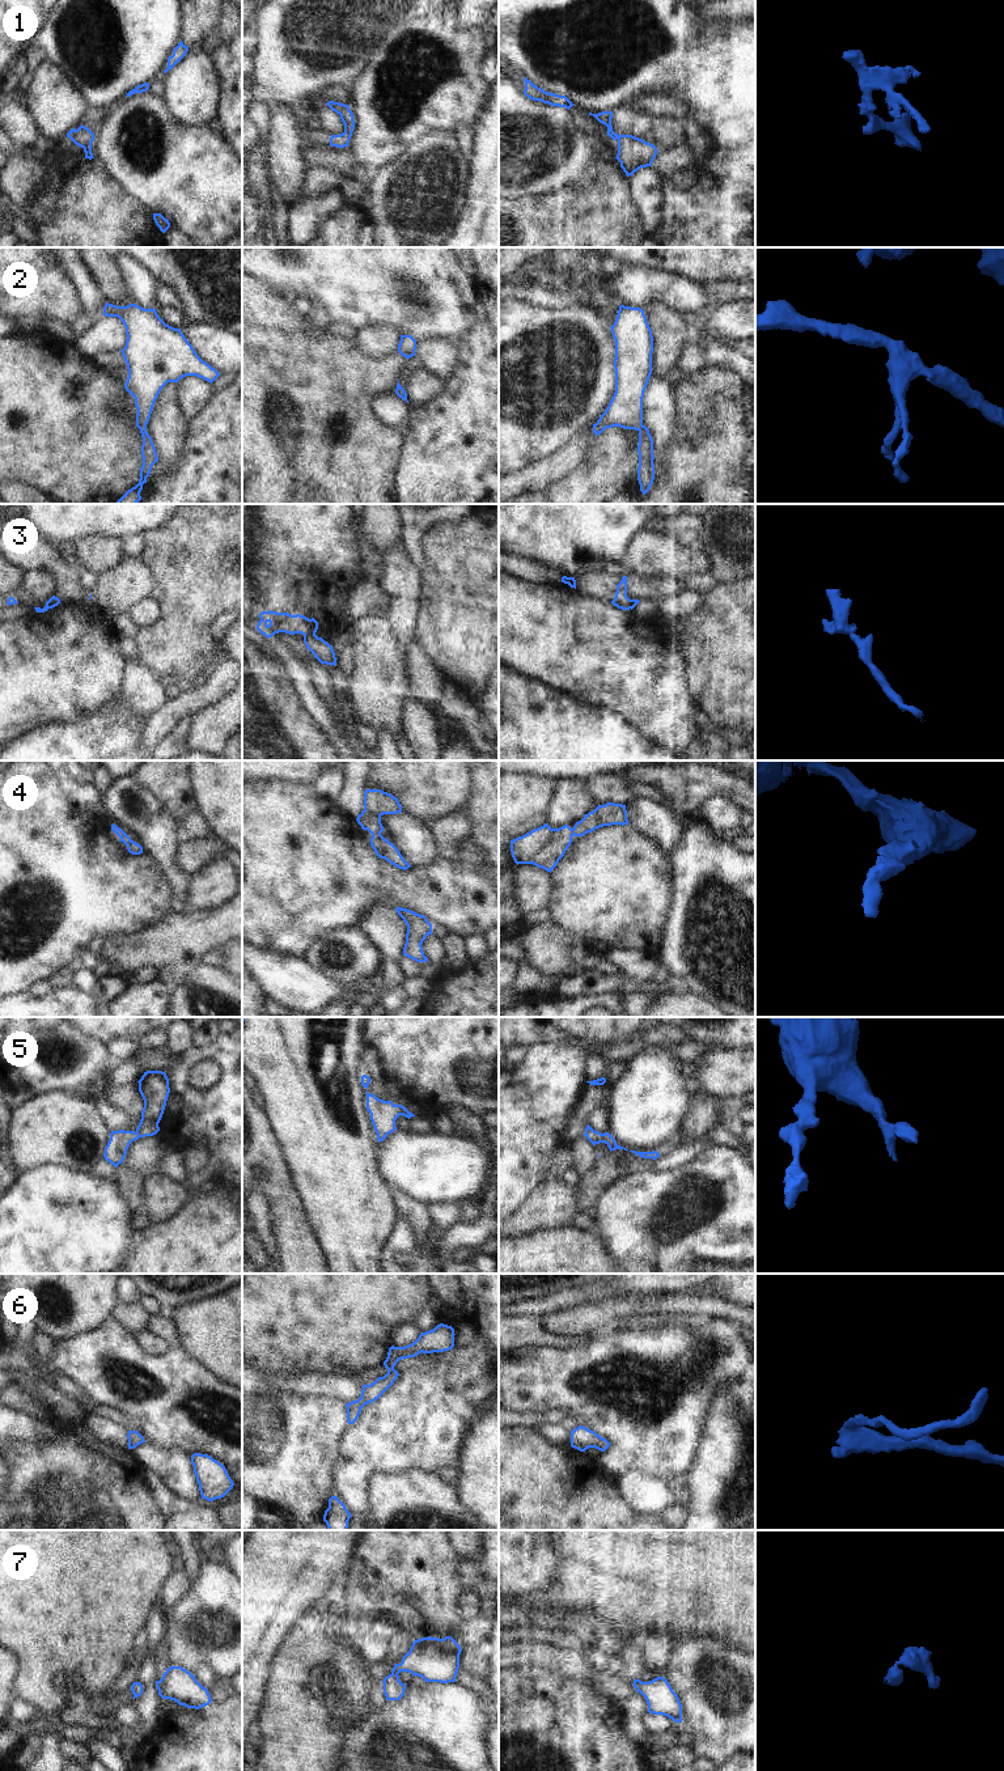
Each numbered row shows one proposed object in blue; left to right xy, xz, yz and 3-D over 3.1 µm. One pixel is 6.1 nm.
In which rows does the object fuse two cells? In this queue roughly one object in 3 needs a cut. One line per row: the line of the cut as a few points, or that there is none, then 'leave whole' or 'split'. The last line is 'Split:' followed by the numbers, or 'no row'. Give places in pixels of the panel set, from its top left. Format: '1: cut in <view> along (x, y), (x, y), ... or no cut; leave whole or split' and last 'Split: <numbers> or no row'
1: no cut; leave whole
2: no cut; leave whole
3: cut in xz along (314, 632), (304, 635); split
4: no cut; leave whole
5: no cut; leave whole
6: no cut; leave whole
7: no cut; leave whole
Split: 3

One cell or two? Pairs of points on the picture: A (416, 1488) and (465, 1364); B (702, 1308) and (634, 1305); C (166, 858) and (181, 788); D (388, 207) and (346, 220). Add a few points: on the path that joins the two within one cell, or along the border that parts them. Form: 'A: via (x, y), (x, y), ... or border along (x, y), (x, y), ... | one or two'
A: border along (435, 1473), (407, 1469), (393, 1474) | two
B: via (685, 1305), (651, 1305) | one
C: border along (155, 796), (176, 821) | two
D: border along (365, 214), (375, 233) | two

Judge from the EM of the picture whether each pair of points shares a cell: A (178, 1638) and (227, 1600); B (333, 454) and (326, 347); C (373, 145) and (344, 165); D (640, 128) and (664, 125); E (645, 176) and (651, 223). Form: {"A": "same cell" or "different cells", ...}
{"A": "same cell", "B": "same cell", "C": "different cells", "D": "different cells", "E": "same cell"}

